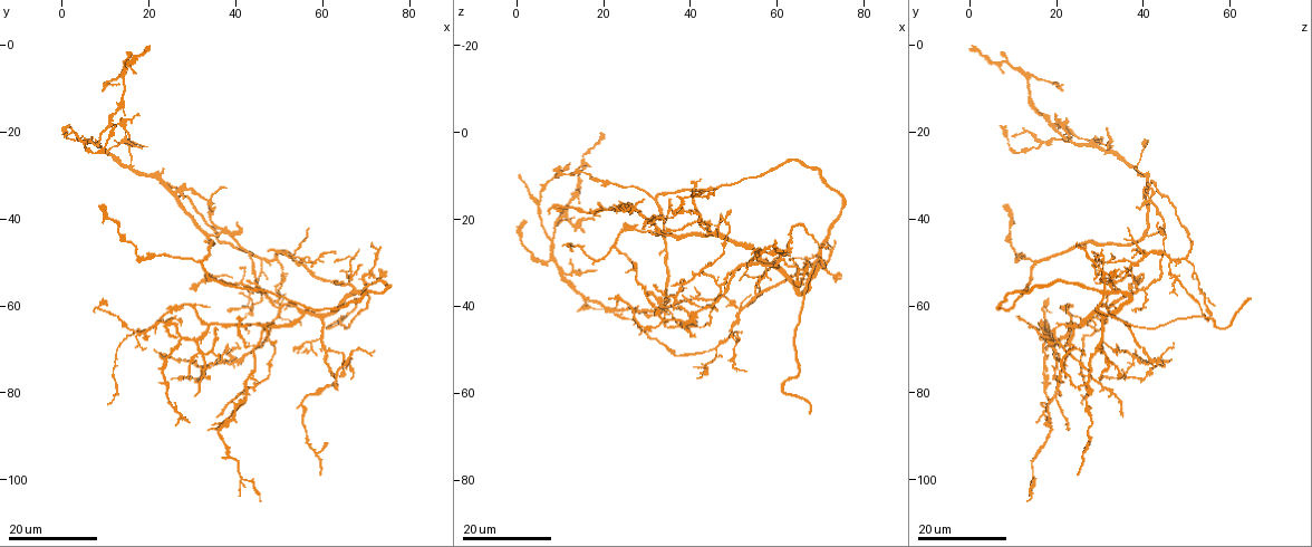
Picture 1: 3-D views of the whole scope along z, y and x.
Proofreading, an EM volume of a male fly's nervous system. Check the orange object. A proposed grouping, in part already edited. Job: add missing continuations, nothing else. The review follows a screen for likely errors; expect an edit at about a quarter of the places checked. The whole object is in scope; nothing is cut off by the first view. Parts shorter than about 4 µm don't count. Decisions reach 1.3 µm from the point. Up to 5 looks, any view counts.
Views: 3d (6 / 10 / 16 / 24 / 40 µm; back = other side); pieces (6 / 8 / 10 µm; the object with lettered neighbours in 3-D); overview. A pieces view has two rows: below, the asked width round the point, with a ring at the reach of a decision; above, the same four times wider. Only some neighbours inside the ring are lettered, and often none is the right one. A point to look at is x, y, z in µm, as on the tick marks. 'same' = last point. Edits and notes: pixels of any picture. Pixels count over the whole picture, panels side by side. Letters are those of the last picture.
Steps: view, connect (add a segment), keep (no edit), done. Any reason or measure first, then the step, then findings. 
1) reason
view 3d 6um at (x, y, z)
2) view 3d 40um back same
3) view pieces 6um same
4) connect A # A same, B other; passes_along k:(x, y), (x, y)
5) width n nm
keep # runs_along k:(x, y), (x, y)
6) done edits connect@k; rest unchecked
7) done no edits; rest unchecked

an open end
view 3d 24um at (67.0, 58.0, 64.5)

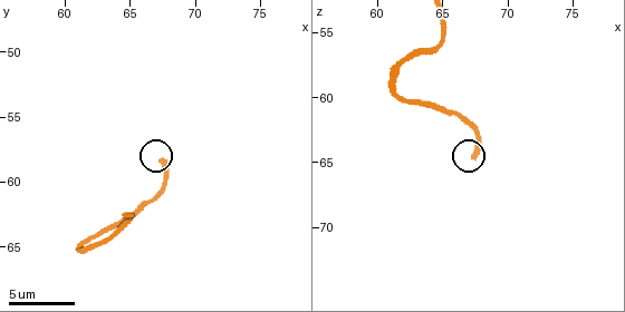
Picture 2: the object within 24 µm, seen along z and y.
view pieces 6um at (67.6, 58.4, 64.4)

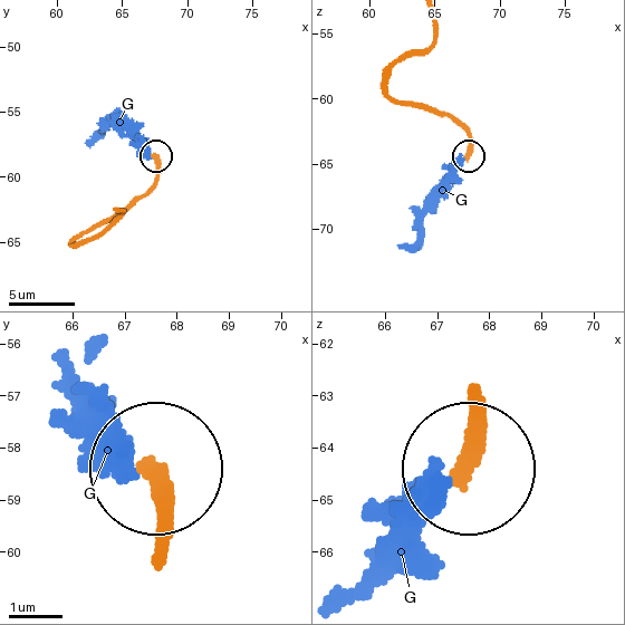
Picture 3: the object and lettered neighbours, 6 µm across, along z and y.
keep # G other; runs_along 3:(468, 394), (468, 470); no lettered segment goes on from it

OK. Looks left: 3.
an open end
view 3d 16um at (26.5, 87.5, 18.0)

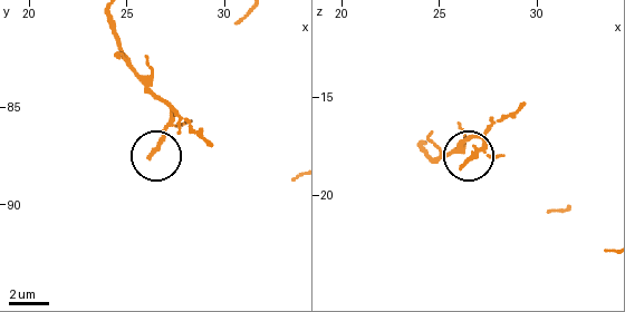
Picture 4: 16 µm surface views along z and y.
view pieces 8um at (26.2, 87.6, 18.6)

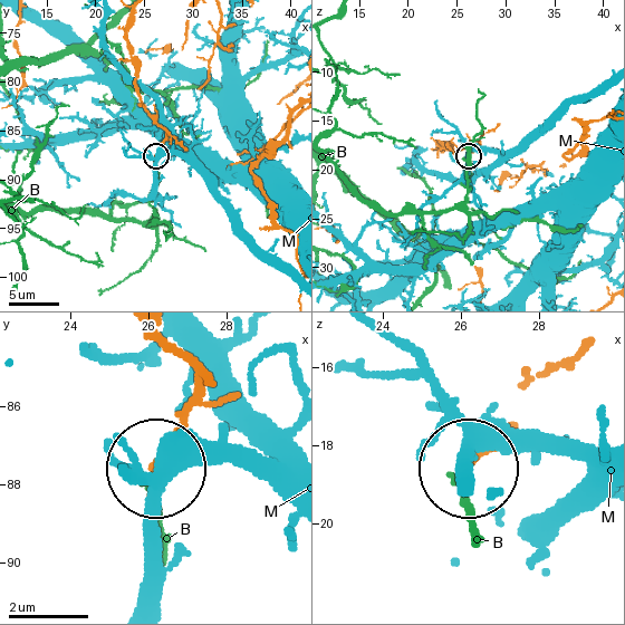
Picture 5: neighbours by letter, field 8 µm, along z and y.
keep # B other, M other; none of them fits

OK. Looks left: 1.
done no edits; rest unchecked

